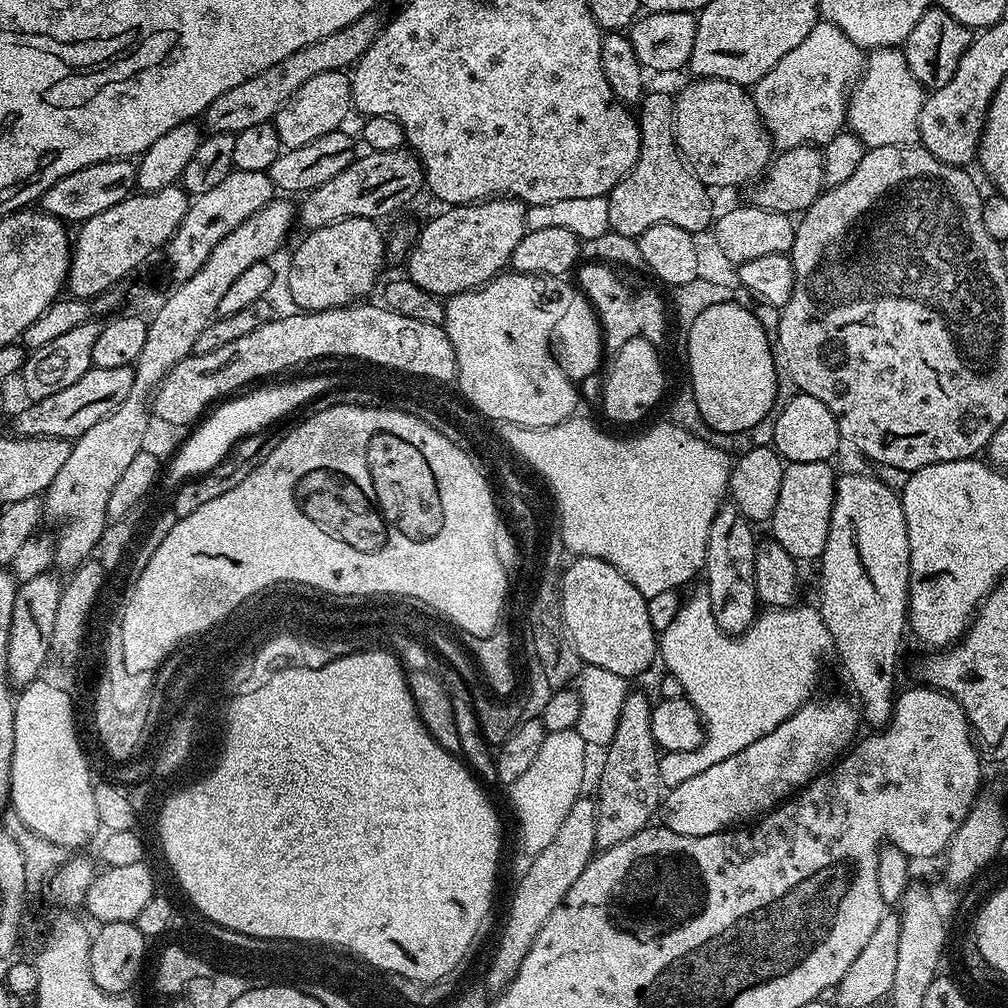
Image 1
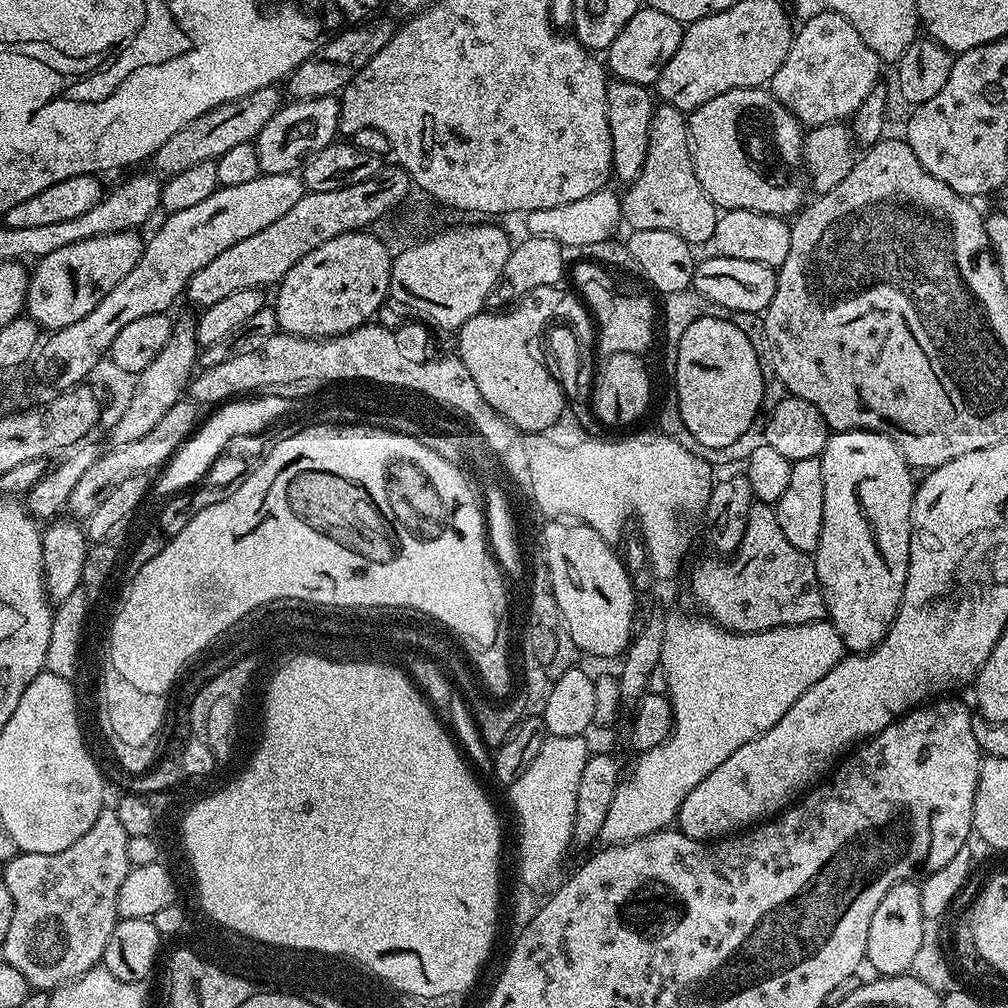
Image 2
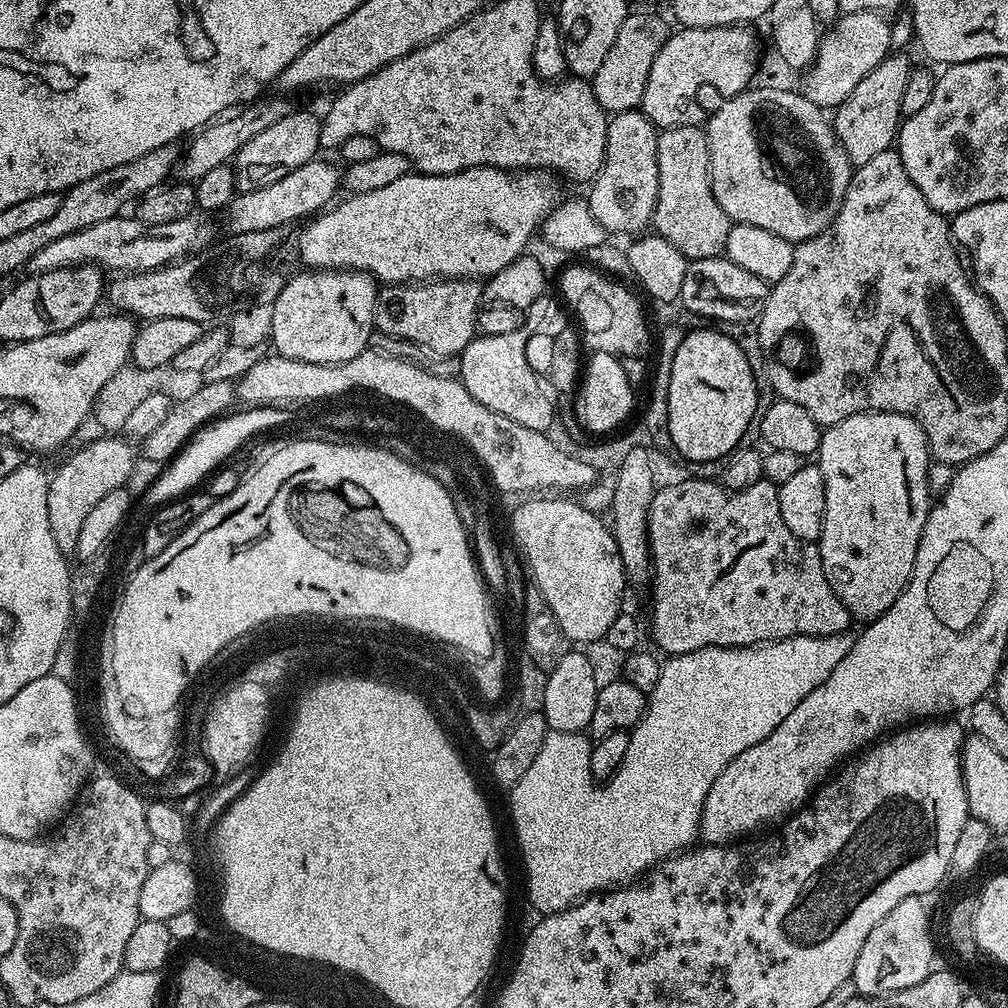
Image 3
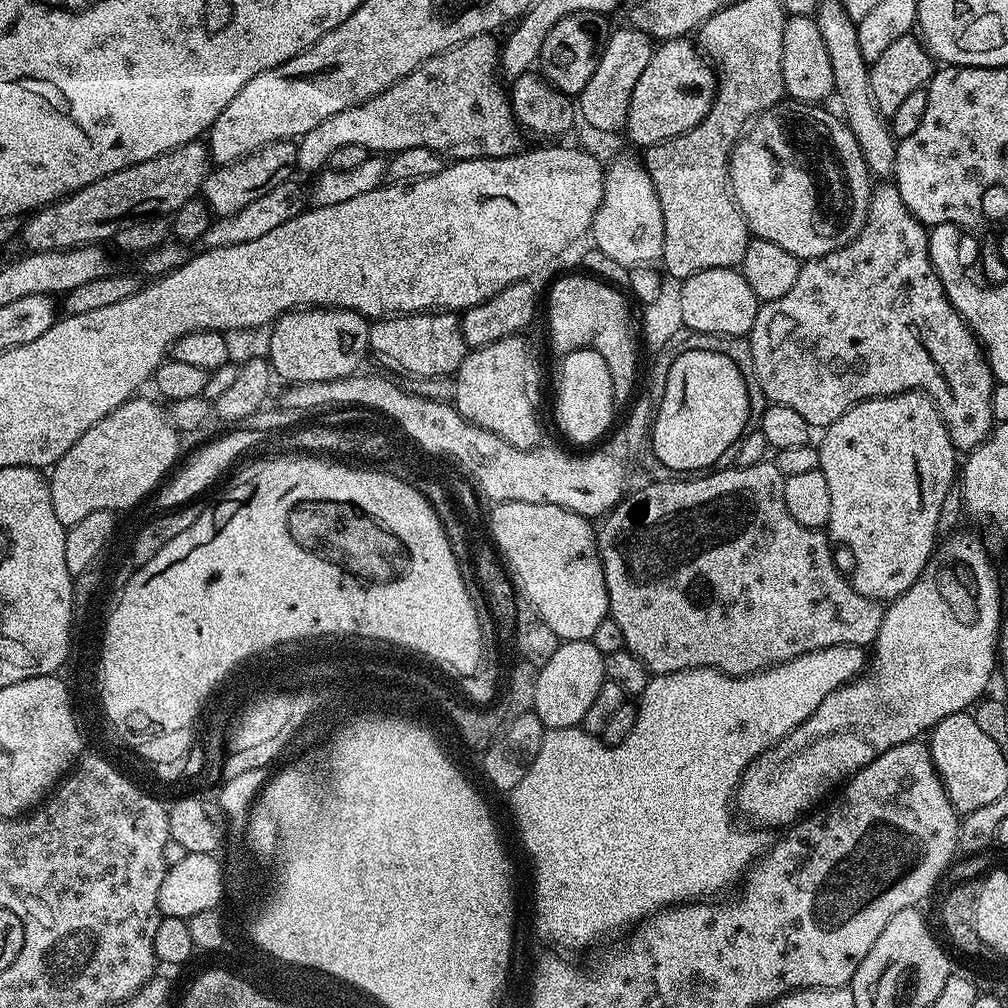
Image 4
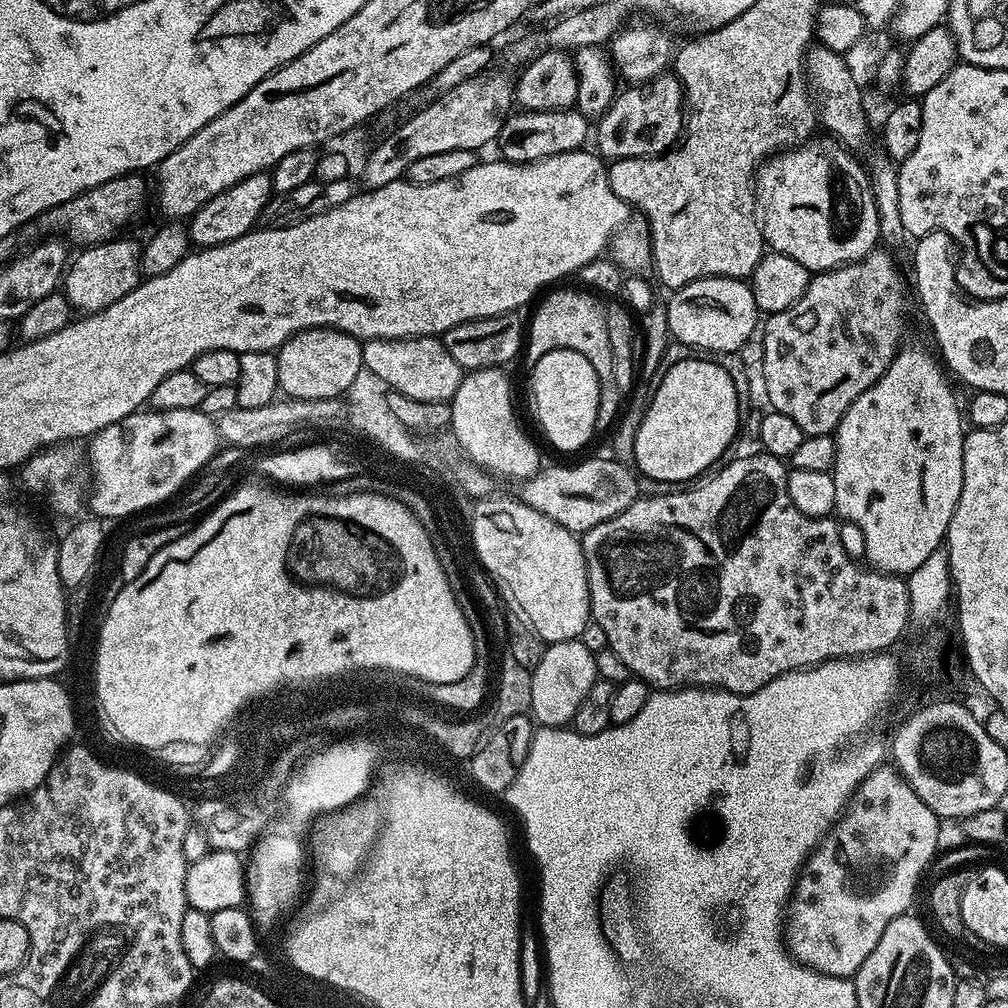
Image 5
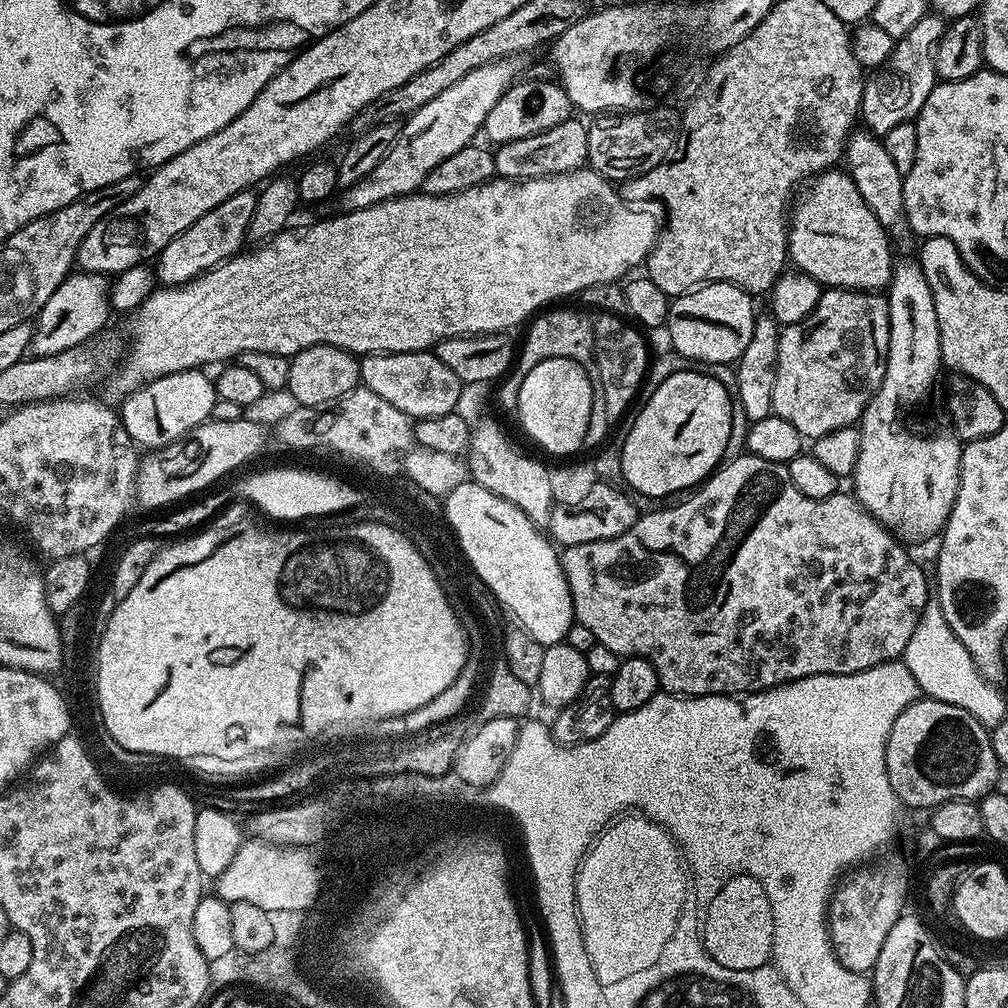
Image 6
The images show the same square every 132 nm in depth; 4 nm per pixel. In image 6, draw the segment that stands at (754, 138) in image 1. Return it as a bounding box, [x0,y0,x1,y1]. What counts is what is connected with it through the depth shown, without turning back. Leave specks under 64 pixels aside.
[788,170,894,292]

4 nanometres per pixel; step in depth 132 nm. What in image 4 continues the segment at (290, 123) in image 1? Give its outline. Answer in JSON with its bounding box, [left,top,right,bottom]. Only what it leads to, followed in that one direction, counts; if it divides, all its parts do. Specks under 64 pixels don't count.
[202,140,296,217]

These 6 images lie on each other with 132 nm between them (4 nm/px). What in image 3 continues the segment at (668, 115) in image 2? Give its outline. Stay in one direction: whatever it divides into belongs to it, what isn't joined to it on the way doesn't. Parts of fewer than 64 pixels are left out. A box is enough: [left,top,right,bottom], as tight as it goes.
[650,126,733,262]

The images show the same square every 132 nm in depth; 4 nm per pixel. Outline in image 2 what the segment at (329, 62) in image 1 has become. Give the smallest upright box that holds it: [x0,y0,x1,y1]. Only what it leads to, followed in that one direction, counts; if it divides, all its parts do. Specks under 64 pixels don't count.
[150,87,282,178]

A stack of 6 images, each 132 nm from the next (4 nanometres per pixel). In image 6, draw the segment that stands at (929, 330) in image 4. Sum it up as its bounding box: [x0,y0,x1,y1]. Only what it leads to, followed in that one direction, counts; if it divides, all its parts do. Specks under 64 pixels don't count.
[772,288,888,438]

